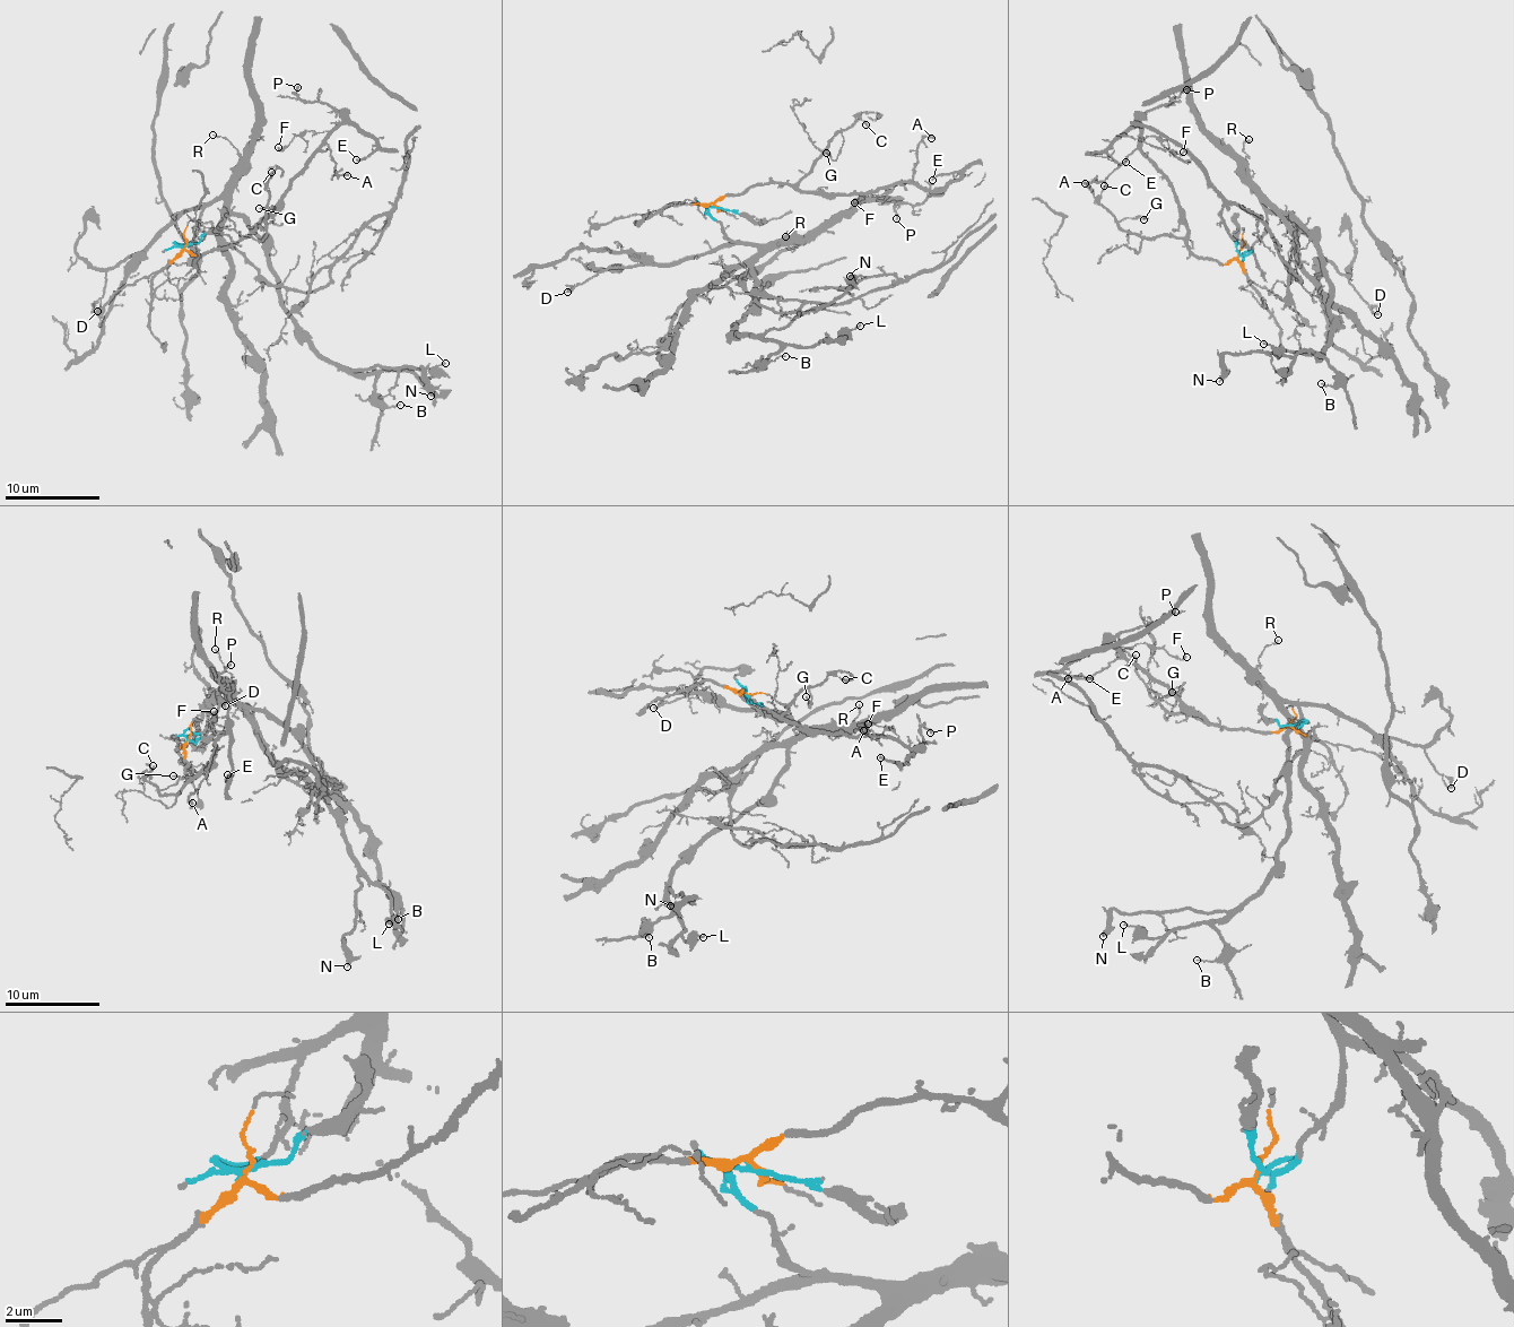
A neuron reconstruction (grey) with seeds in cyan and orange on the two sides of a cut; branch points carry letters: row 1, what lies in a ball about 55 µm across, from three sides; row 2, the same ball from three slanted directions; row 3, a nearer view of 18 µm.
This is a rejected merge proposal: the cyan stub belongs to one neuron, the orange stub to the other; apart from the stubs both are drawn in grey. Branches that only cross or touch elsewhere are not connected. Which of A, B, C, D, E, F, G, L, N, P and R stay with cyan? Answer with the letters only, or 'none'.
B, D, L, N, R

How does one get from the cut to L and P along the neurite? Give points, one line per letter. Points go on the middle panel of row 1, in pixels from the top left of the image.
L: (716, 207), (708, 214), (728, 237), (755, 245), (757, 259), (748, 309), (733, 331), (815, 347), (861, 326)
P: (716, 207), (774, 182), (815, 192), (869, 194), (907, 181), (933, 190), (897, 204), (896, 219)

